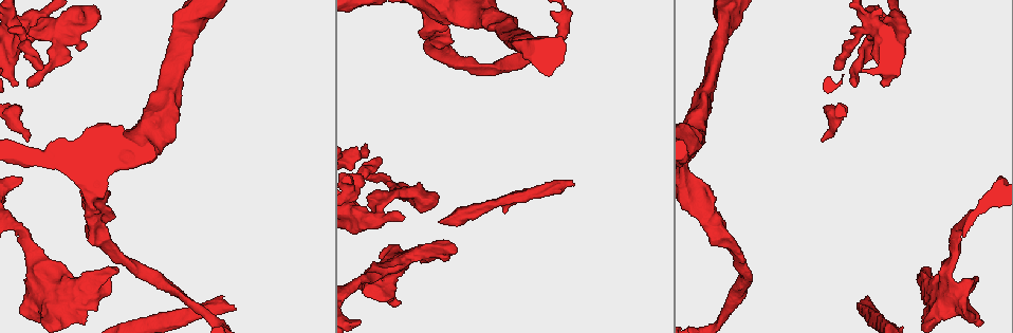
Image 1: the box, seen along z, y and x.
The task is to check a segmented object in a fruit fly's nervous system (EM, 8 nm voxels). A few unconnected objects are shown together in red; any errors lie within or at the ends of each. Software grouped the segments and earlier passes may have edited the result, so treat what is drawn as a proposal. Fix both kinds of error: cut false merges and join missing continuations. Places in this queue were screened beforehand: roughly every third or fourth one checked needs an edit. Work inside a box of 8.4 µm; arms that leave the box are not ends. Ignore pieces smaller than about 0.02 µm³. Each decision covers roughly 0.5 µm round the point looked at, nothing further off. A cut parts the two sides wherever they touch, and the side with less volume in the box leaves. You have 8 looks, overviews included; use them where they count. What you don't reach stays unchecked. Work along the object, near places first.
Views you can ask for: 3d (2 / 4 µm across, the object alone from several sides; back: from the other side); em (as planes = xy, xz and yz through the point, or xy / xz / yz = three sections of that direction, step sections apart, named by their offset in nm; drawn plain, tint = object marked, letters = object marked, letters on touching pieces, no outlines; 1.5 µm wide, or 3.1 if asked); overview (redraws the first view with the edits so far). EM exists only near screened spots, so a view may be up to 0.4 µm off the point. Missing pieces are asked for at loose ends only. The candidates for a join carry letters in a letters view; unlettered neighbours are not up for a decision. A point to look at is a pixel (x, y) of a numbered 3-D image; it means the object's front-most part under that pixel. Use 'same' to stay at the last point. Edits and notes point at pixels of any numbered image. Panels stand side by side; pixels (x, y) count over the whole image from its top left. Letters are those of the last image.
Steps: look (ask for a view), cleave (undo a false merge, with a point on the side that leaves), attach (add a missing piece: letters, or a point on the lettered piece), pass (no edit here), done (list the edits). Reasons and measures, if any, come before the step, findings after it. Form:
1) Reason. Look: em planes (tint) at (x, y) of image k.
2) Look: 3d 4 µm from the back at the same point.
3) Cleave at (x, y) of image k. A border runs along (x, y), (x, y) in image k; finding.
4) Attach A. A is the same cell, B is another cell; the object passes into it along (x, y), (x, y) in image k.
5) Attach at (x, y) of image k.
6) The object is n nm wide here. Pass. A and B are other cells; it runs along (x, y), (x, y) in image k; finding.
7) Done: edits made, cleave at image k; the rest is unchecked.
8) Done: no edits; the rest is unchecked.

Long arm stops here. Look: em yz step 8 (letters) at (823, 141) of image 1.

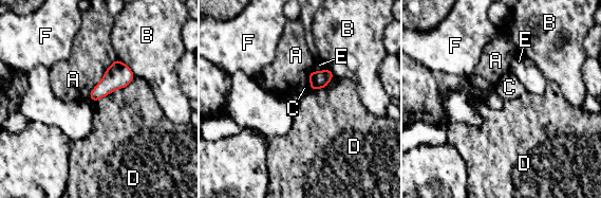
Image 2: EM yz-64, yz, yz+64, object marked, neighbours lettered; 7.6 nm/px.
Cut it another way. Look: em planes (letters) at the same point.

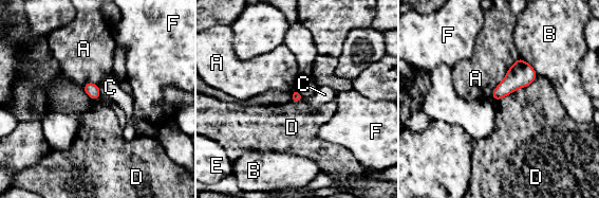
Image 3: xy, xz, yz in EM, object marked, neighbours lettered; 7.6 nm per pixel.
Pass. A, B, C, D, E and F are other cells; a border runs along (538, 75), (500, 100) in image 3; none of them fits.

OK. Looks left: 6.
Branch stops here. Look: em planes (letters) at (361, 289) of image 1.

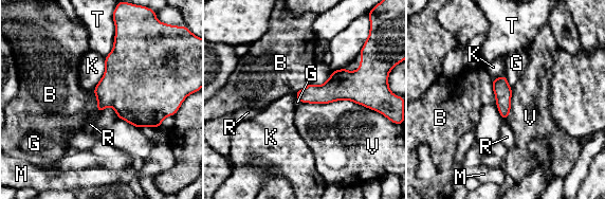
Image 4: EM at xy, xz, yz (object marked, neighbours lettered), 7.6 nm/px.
Pass. B, G, K, M, R, T and V are other cells; a border runs along (303, 102), (350, 100), (377, 112) in image 4; no lettered piece goes on from it.

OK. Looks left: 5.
Thick end. Look: em yz step 8 (letters) at (96, 310) of image 1.

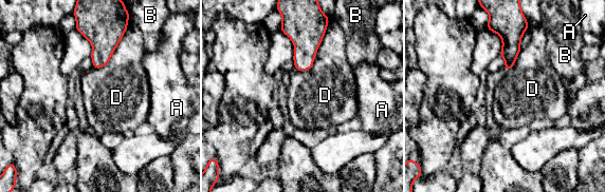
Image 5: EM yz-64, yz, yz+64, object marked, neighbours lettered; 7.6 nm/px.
Look: em planes (letters) at the same point.

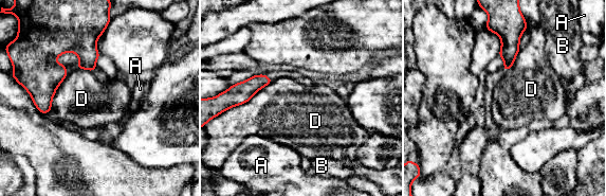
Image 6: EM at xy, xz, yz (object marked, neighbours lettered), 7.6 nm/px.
Pass. A, B and D are other cells; it runs along (100, 5), (47, 58), (49, 106) in image 6; none of them fits.

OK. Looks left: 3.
Done: no edits; the rest is unchecked.

